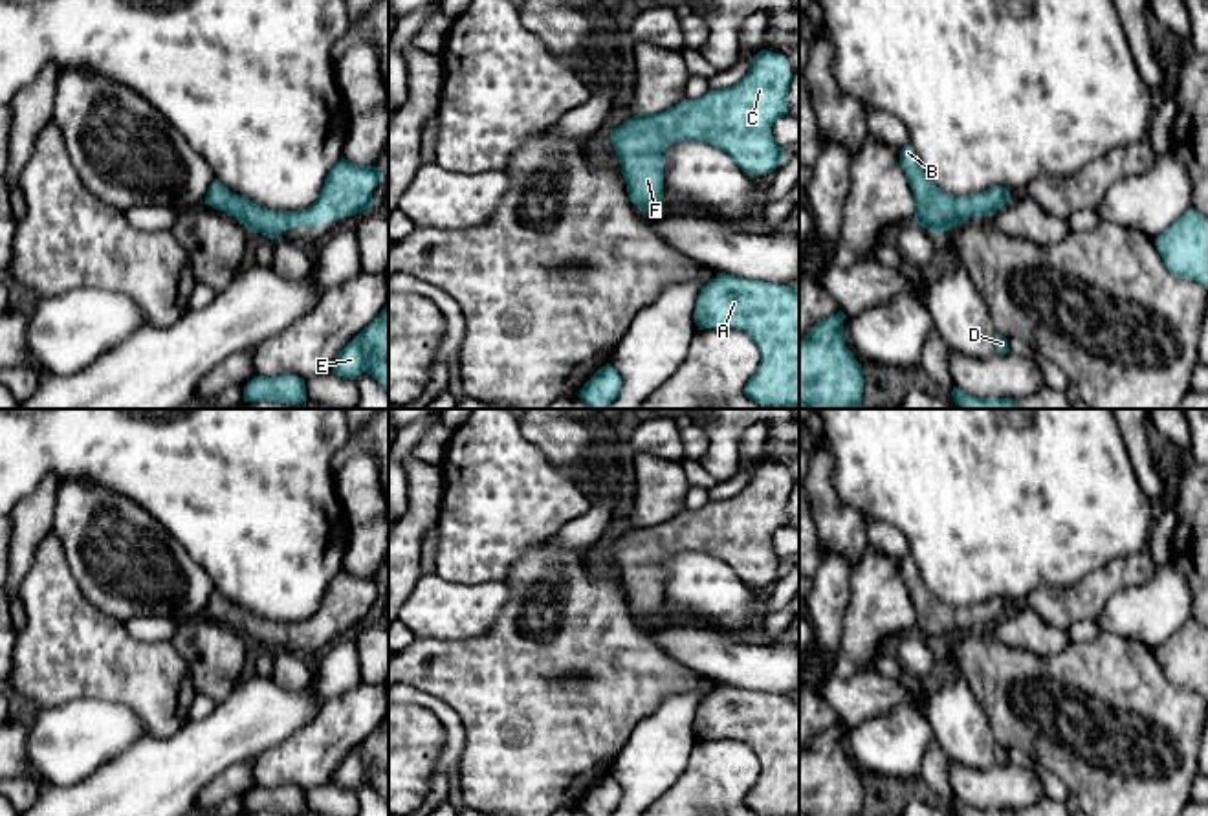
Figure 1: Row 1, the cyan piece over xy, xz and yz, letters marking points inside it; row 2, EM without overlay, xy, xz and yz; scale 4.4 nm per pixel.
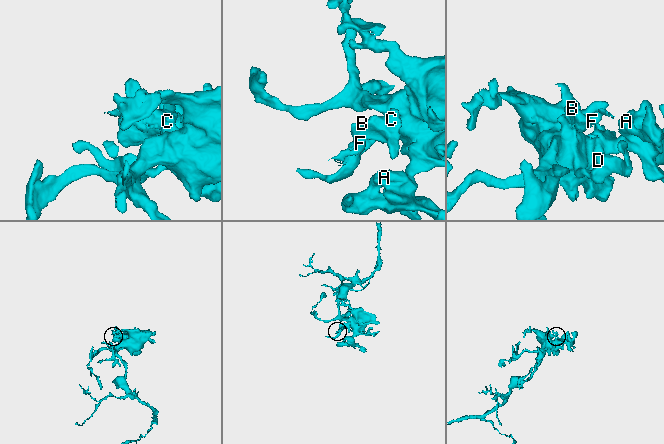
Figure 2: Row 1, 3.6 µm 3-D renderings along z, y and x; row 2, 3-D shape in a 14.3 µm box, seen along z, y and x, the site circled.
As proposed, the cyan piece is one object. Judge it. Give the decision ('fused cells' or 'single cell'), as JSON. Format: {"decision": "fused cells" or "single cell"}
{"decision": "single cell"}

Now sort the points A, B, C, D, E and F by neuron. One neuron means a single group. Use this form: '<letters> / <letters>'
A B C D E F

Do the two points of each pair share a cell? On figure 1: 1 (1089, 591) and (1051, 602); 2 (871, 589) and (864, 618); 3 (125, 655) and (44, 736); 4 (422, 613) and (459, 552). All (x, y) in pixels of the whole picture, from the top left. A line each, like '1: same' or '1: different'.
1: same
2: same
3: different
4: different

